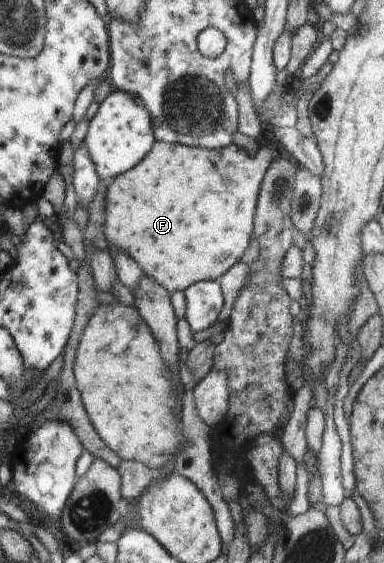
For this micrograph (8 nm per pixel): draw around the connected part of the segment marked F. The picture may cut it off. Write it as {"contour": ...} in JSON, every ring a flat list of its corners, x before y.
{"contour":[[267,134,261,137,257,143,259,145,257,152,249,154,246,149,234,144,223,148,223,150,209,150,201,147,185,146,184,144,157,141,152,150,131,171,124,172,123,175,117,175,115,179,107,183,104,234,109,248,115,248,133,257,140,264,144,274,155,279,162,287,168,289,169,293,185,291,197,281,217,281,231,266,245,260,245,252,249,252,249,244,253,244,253,238,256,235,256,212,260,202,261,187,264,176,272,164,272,159,277,154,274,142]]}

